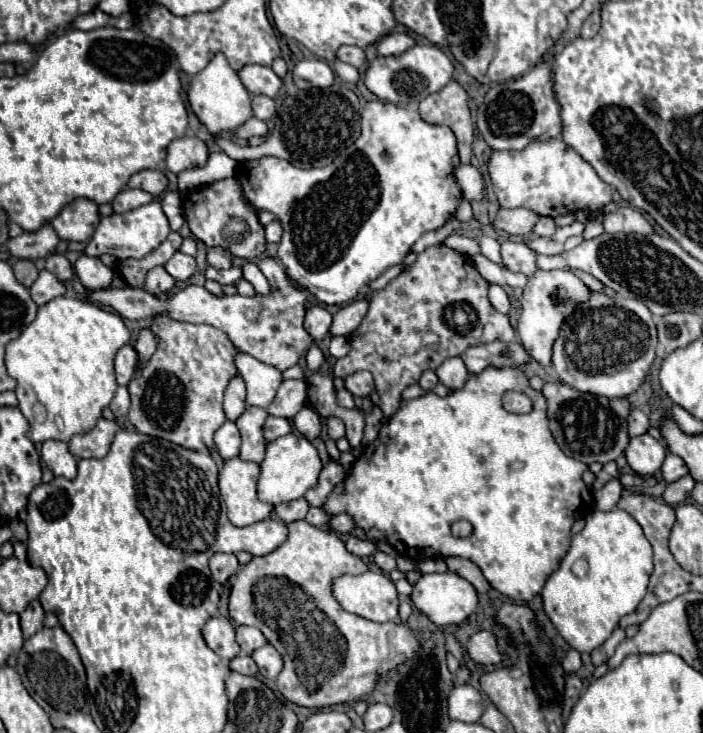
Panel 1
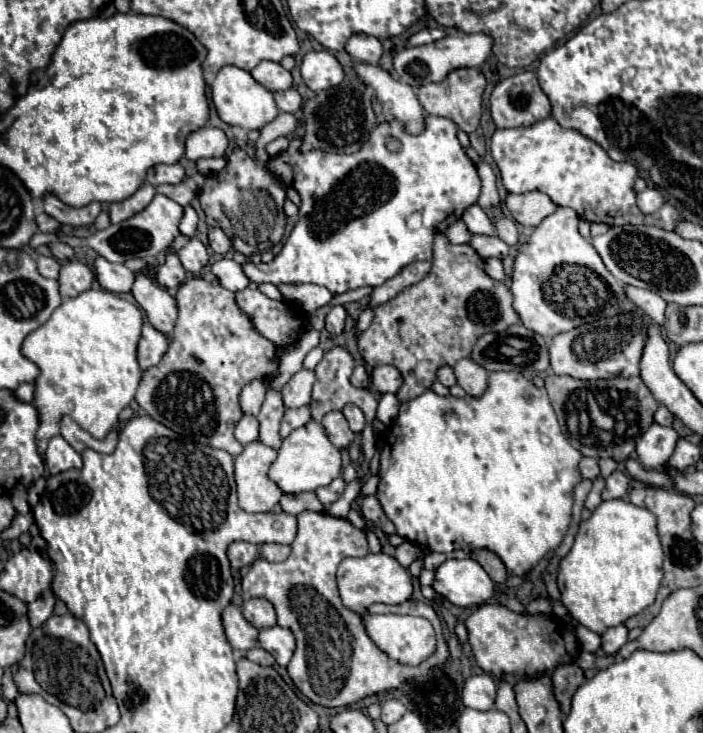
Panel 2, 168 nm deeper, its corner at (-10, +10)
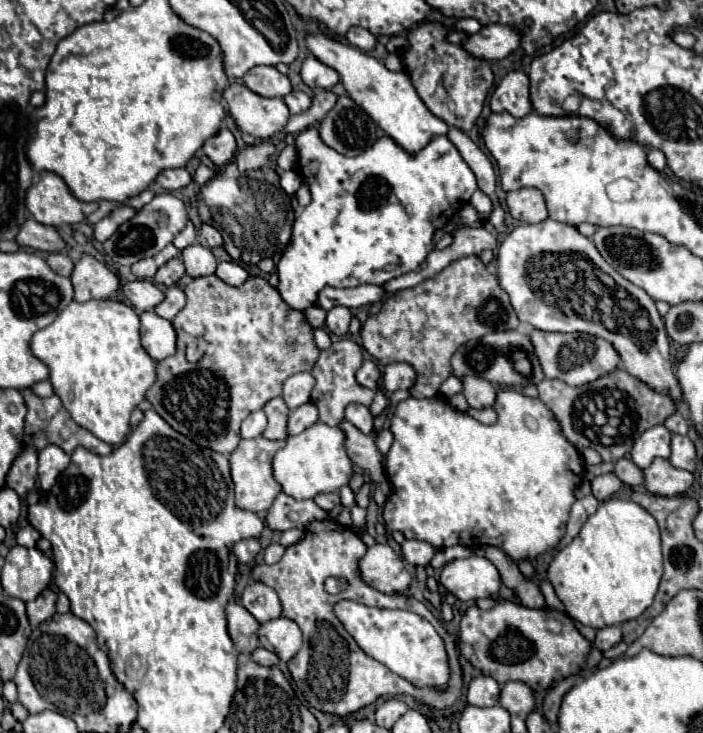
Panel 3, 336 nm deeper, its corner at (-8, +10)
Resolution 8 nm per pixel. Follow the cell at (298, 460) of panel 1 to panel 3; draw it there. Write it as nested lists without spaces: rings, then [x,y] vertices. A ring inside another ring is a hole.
[[[322,422],[312,424],[298,436],[286,438],[286,446],[278,450],[272,466],[276,482],[288,496],[296,500],[314,498],[320,492],[338,492],[344,484],[348,484],[352,474],[352,462],[344,448],[344,432],[340,428],[330,428]]]

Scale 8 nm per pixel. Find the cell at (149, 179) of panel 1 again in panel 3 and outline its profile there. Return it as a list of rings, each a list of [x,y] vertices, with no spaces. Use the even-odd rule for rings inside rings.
[[[170,168],[170,170],[162,170],[156,178],[156,184],[162,186],[164,190],[178,190],[184,188],[192,182],[190,174],[186,172],[186,168]]]

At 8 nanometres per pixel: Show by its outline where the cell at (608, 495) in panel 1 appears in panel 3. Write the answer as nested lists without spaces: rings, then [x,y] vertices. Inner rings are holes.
[[[604,474],[604,476],[598,476],[592,480],[592,494],[596,496],[598,502],[604,502],[610,496],[614,496],[620,490],[620,486],[622,486],[622,482],[616,474]]]

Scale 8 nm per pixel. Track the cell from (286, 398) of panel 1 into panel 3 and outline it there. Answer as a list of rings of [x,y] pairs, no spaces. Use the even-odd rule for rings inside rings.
[[[298,372],[284,382],[284,402],[290,410],[310,402],[310,392],[314,388],[314,378],[310,372]]]

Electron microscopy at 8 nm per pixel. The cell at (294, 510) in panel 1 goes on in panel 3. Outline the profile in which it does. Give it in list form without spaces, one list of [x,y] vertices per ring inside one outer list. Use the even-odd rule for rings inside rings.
[[[280,492],[274,504],[268,510],[268,526],[272,530],[288,530],[288,528],[304,528],[312,520],[324,520],[326,512],[316,506],[314,500],[296,500],[284,492]]]

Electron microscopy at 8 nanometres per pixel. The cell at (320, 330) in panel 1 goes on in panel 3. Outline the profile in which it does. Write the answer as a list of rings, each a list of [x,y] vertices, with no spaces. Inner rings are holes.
[[[336,306],[336,308],[332,308],[330,312],[328,312],[328,316],[326,316],[326,328],[332,332],[332,334],[336,334],[336,336],[346,336],[346,332],[348,332],[348,324],[350,324],[350,318],[352,318],[352,314],[350,314],[350,310],[346,308],[346,306]]]

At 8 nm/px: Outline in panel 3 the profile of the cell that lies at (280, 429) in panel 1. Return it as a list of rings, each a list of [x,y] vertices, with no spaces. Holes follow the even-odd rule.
[[[312,402],[292,410],[290,416],[288,416],[288,436],[300,434],[308,426],[312,426],[316,420],[318,420],[318,410],[316,410],[316,406]]]

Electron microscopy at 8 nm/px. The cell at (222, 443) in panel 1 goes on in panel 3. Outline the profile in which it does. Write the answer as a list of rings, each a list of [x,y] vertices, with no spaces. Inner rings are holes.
[[[256,410],[242,422],[240,434],[242,434],[242,438],[258,438],[258,436],[262,436],[264,428],[266,428],[266,416],[262,410]]]

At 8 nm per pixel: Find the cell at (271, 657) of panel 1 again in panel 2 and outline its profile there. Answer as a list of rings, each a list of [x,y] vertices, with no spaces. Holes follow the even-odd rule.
[[[272,626],[272,628],[266,628],[266,630],[260,630],[260,638],[258,638],[260,646],[264,650],[268,650],[276,662],[280,666],[286,666],[296,650],[296,638],[292,634],[292,630],[288,628],[282,628],[282,626]]]

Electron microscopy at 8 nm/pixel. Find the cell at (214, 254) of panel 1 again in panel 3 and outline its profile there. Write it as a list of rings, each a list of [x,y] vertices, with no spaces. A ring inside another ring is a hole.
[[[202,224],[202,228],[200,228],[200,244],[206,246],[206,248],[218,248],[218,246],[224,246],[224,240],[222,240],[222,234],[214,226]]]

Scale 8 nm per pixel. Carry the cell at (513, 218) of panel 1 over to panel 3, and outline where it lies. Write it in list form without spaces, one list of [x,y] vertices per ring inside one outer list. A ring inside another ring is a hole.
[[[520,188],[516,192],[508,192],[506,204],[510,214],[520,222],[538,224],[548,218],[544,196],[536,188]]]

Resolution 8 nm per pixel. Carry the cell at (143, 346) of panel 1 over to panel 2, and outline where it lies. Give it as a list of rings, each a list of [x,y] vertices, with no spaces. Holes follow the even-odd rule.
[[[136,274],[132,294],[134,294],[136,302],[144,308],[150,324],[156,330],[162,330],[164,334],[170,334],[174,328],[174,322],[178,318],[176,298],[172,294],[168,294],[166,288],[154,284],[144,274]]]

